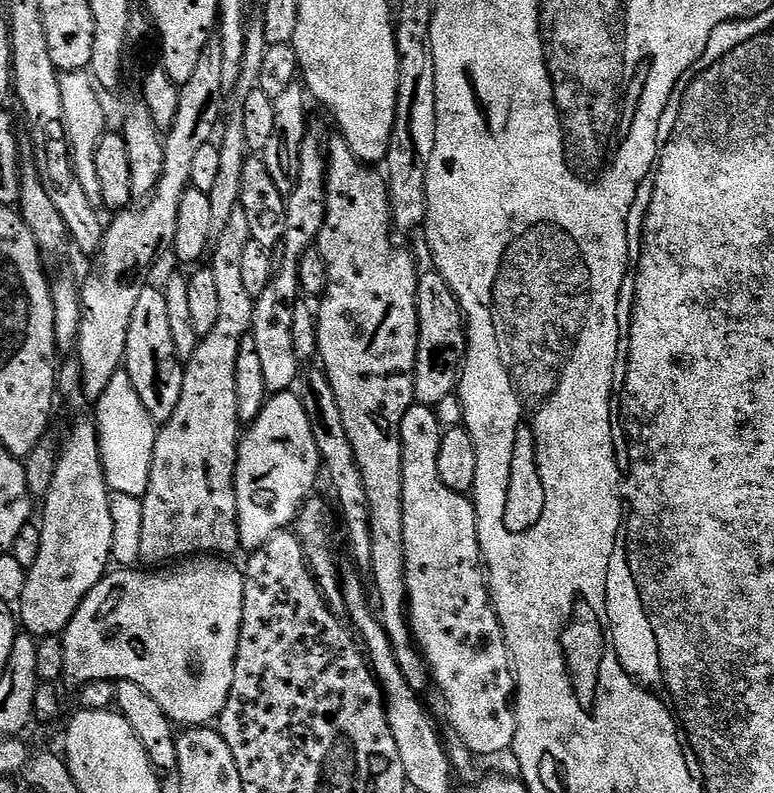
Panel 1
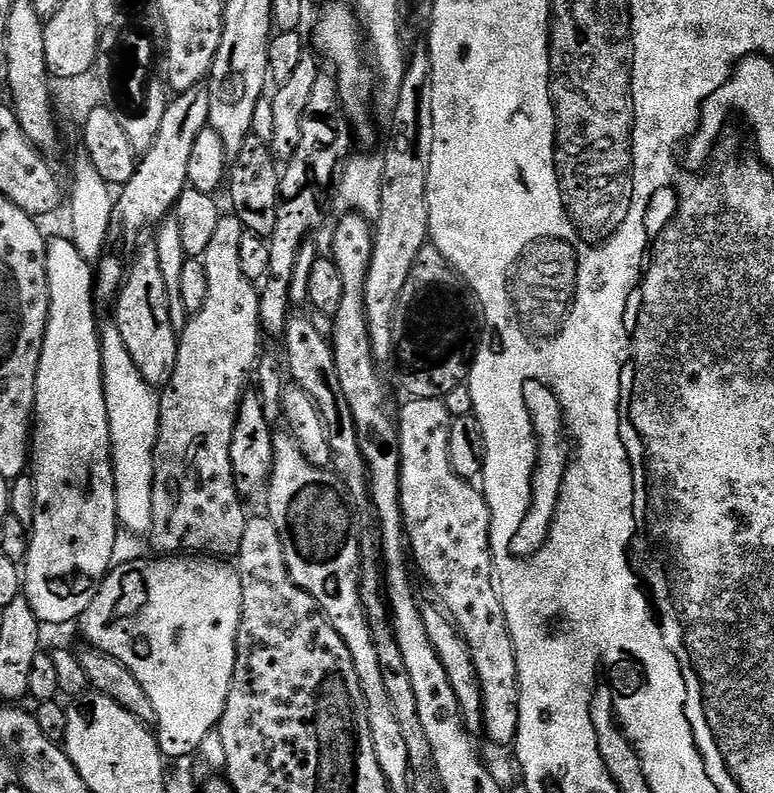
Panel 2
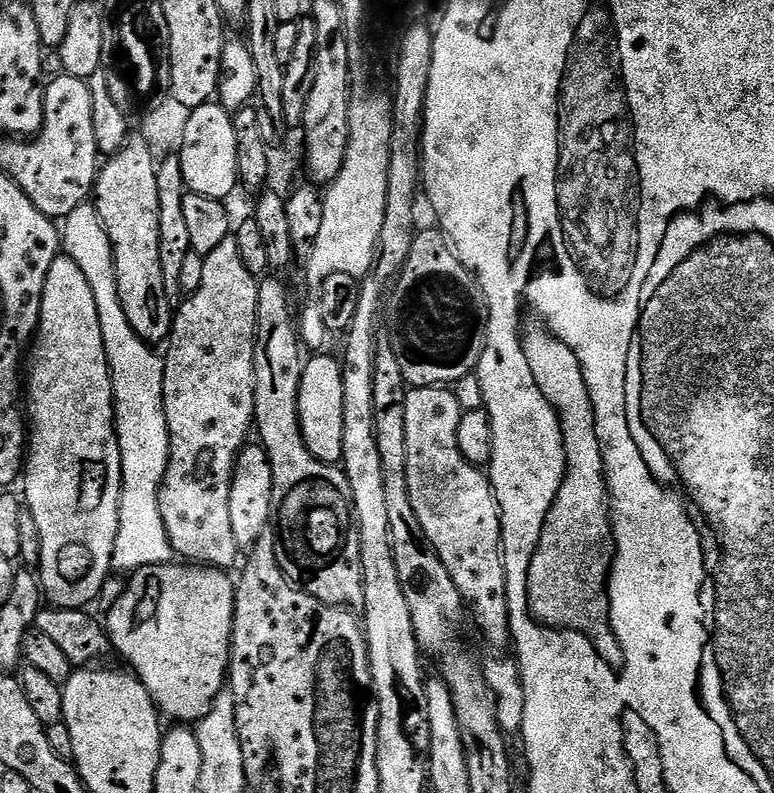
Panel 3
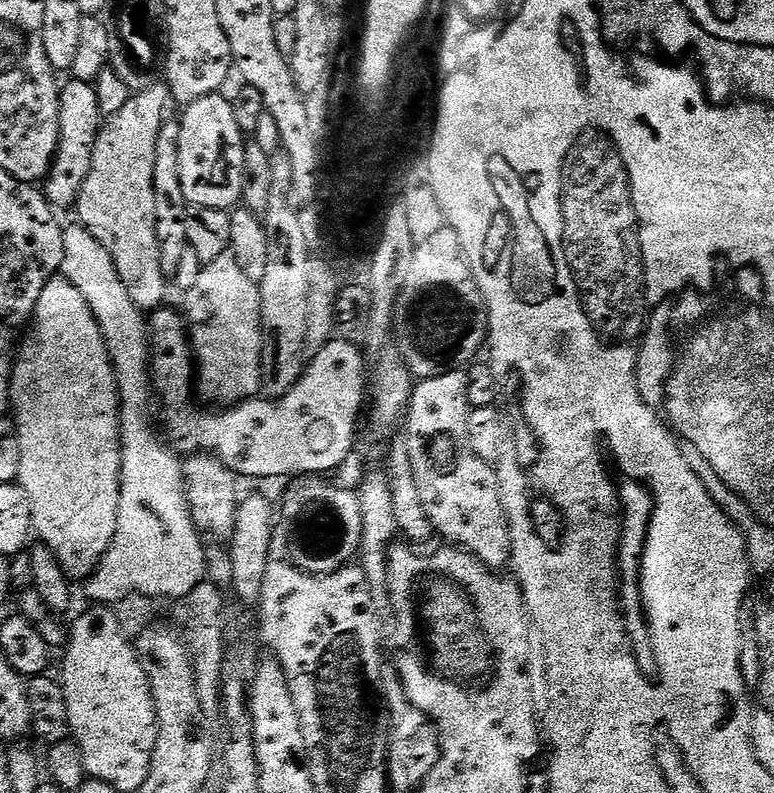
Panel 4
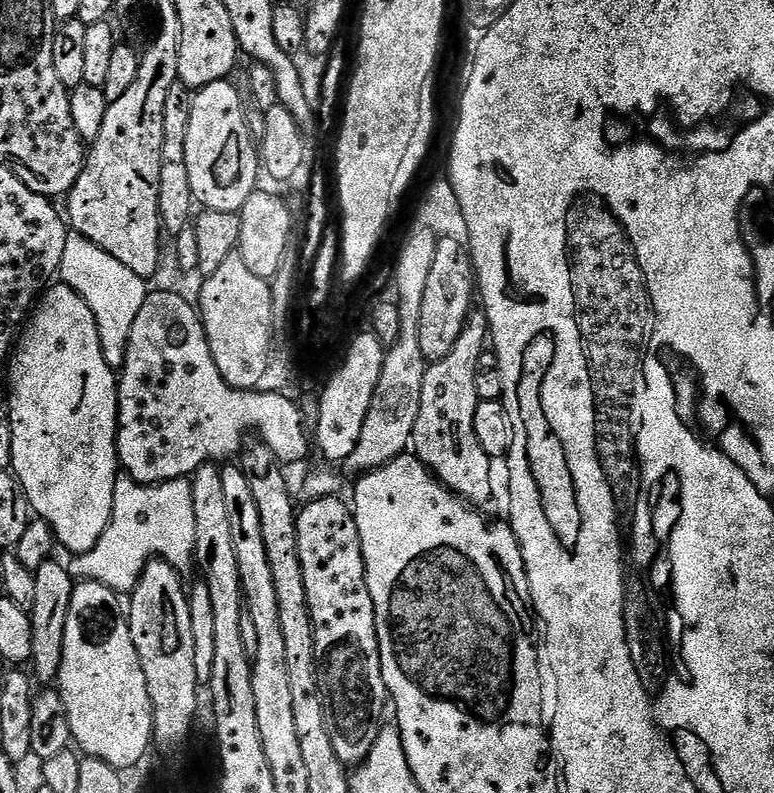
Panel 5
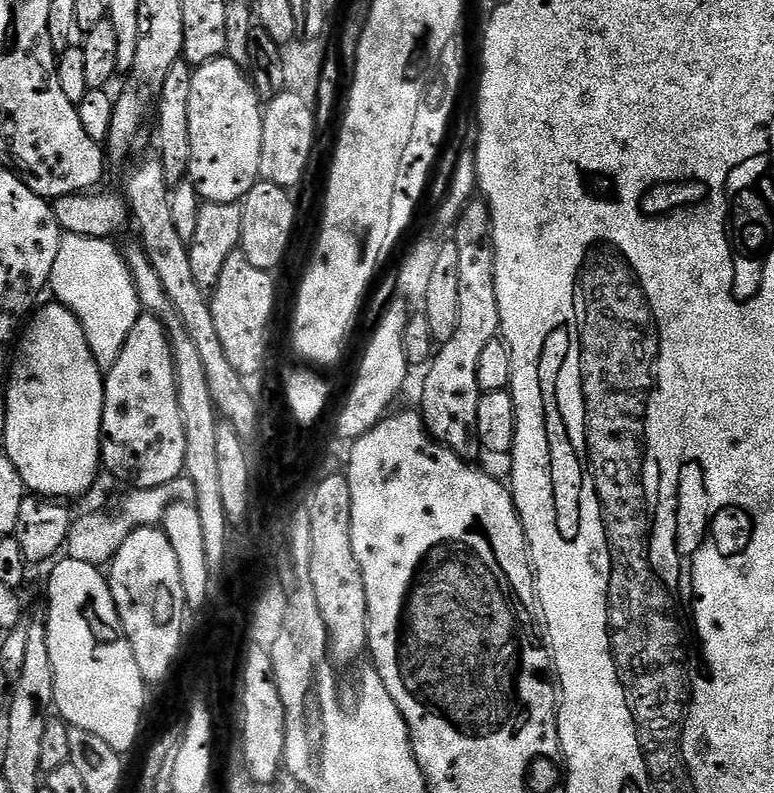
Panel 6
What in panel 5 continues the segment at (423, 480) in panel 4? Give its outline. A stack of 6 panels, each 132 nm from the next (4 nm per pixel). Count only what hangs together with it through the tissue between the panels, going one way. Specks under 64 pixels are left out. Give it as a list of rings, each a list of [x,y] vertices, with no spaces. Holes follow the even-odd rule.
[[[483,310],[473,311],[464,332],[454,342],[454,350],[446,358],[429,363],[422,378],[422,406],[418,406],[418,422],[414,424],[411,447],[414,454],[440,483],[455,496],[477,510],[488,510],[492,504],[492,457],[482,450],[478,434],[474,434],[474,410],[480,404],[474,390],[476,371],[482,367],[480,355],[486,348],[488,316]]]

